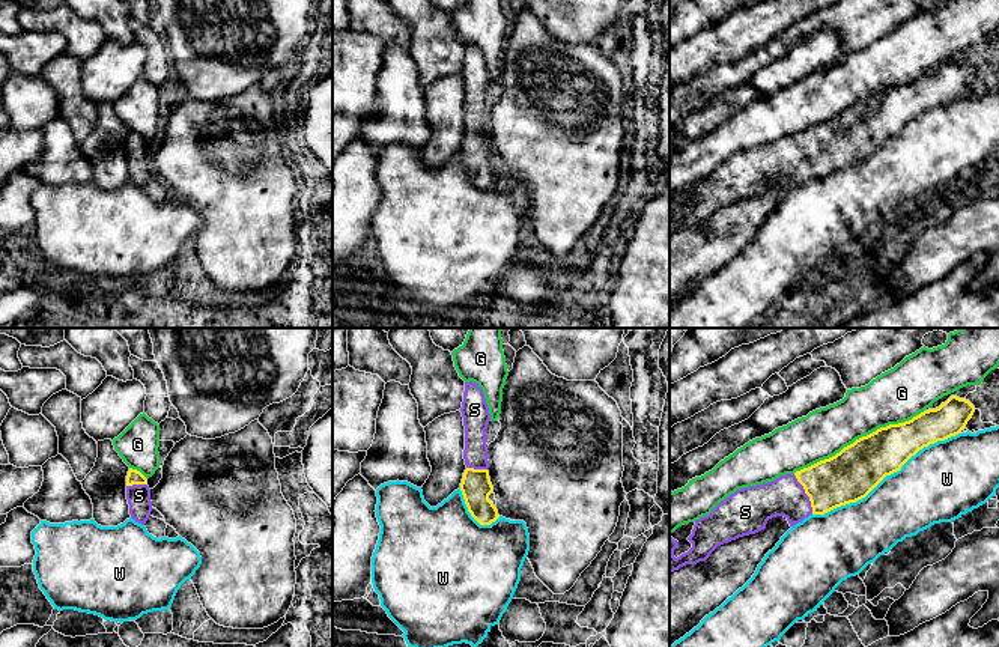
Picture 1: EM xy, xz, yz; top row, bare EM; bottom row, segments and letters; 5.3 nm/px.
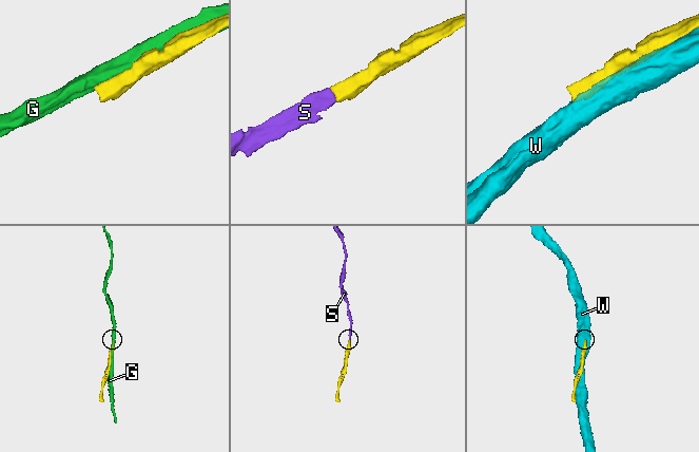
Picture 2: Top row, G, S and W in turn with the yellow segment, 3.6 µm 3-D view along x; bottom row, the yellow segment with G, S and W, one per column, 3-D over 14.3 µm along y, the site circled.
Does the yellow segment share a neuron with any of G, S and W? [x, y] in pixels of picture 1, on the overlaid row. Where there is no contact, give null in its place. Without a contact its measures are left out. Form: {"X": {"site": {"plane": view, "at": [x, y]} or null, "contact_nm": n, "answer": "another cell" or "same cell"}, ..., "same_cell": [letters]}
{"G": {"site": {"plane": "yz", "at": [859, 438]}, "contact_nm": 800, "answer": "another cell"}, "S": {"site": {"plane": "yz", "at": [805, 492]}, "contact_nm": 240, "answer": "same cell"}, "W": {"site": {"plane": "yz", "at": [885, 476]}, "contact_nm": 900, "answer": "another cell"}, "same_cell": ["S"]}

